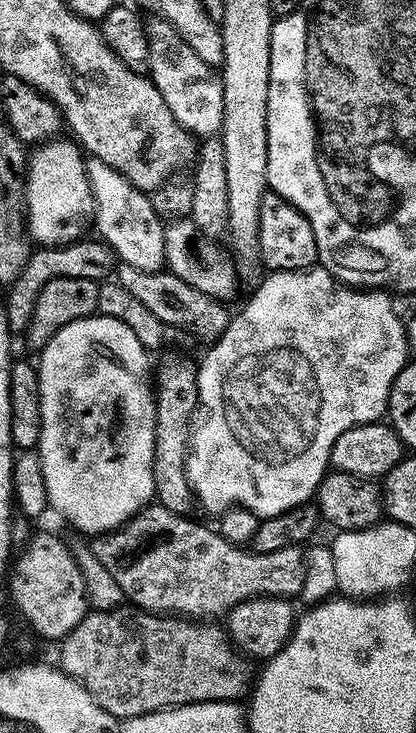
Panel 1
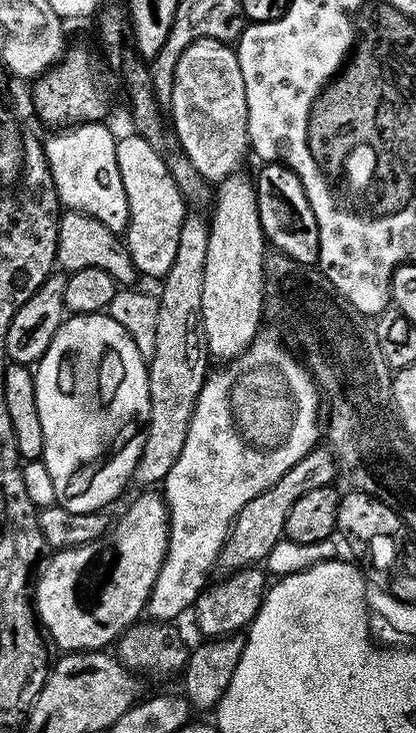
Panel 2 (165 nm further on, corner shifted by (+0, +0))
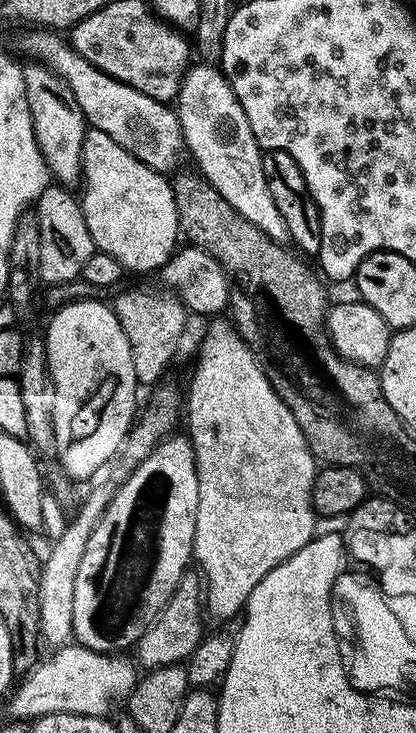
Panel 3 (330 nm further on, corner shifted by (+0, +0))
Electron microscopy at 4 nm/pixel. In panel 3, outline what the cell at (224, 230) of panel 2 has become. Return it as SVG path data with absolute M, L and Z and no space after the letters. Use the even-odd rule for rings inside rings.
M216 318L211 321L213 324L209 326L208 333L205 334L204 341L200 344L200 361L197 362L196 373L192 376L192 386L188 392L186 390L186 424L188 420L186 435L194 450L196 473L198 474L198 514L194 526L192 555L195 567L202 577L203 607L206 609L207 615L209 612L214 619L220 620L216 622L228 622L231 616L239 617L245 611L254 586L258 586L258 582L262 582L262 578L266 578L266 574L270 574L270 570L274 570L282 561L288 560L298 550L302 550L302 546L309 544L318 532L316 529L318 513L312 507L312 487L316 481L318 461L309 450L298 422L294 422L294 414L290 414L286 402L282 402L282 398L274 390L265 365L259 364L255 354L248 349L251 348L249 341L240 335L231 319L229 319L230 321L222 319Z

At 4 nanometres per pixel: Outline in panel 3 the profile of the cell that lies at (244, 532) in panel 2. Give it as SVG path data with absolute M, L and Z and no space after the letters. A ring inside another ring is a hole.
M189 570L178 582L170 602L160 612L158 619L148 627L146 634L134 646L134 660L141 669L165 668L171 664L183 665L192 651L200 645L206 627L200 621L202 616L202 580L195 571Z

